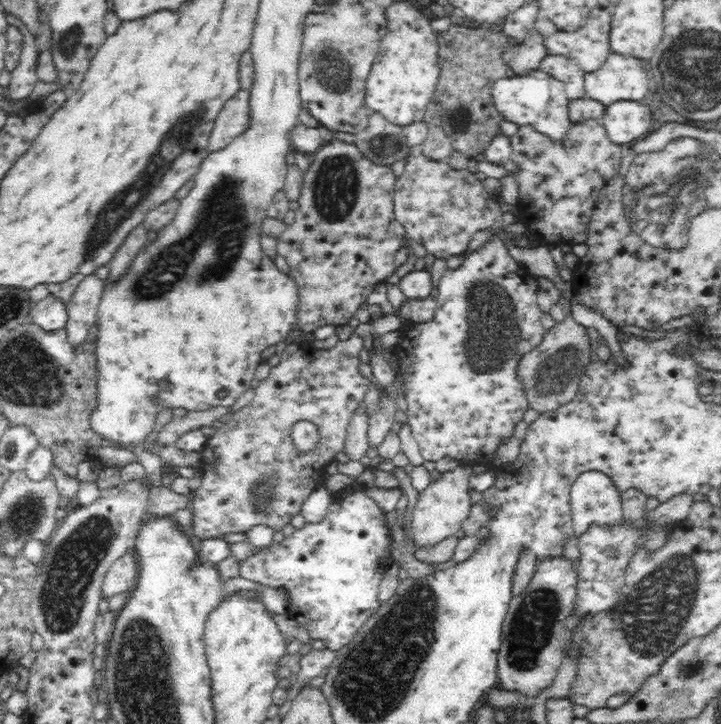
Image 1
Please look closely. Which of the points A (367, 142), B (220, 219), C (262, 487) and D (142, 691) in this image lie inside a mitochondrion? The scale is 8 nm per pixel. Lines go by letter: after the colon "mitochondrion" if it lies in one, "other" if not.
A: mitochondrion
B: mitochondrion
C: mitochondrion
D: mitochondrion

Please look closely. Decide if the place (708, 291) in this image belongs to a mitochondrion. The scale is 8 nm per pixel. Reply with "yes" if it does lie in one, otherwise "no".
no

